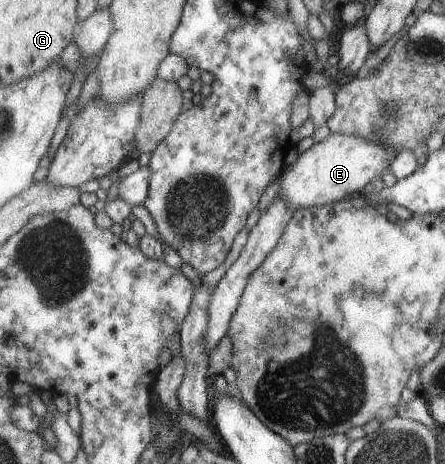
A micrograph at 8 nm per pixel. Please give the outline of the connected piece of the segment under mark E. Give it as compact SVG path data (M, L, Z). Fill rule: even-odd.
M330 132L328 137L314 143L297 157L280 179L278 194L282 199L288 199L295 211L322 207L327 203L363 194L363 189L374 179L392 171L391 164L398 154L396 149L378 145L364 137Z

